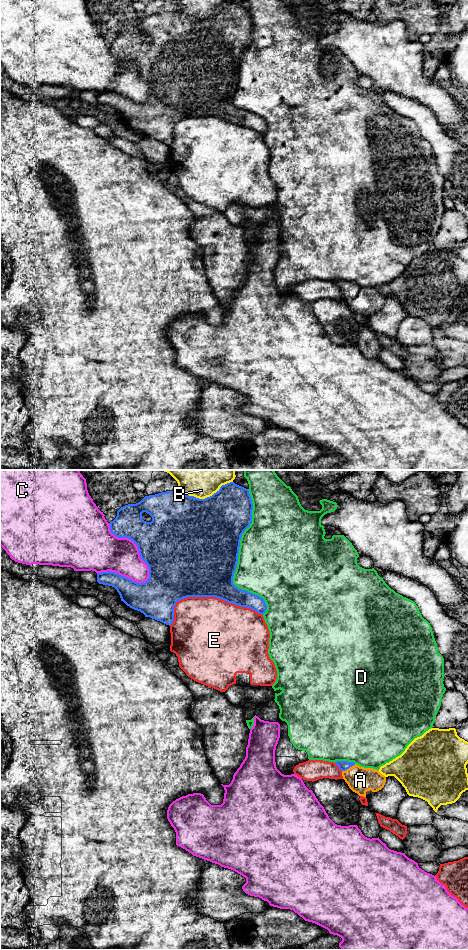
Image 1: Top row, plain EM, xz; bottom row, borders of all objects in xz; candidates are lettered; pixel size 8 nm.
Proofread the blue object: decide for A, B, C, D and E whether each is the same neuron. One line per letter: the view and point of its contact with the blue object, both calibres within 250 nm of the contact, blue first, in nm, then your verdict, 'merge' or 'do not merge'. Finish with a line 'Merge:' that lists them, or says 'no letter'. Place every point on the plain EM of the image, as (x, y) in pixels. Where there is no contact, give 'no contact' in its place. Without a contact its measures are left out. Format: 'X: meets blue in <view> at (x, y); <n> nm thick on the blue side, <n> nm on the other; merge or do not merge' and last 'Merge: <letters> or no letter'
A: meets blue in xz at (348, 288); 80 nm thick on the blue side, 200 nm on the other; merge
B: meets blue in xz at (205, 18); 500 nm thick on the blue side, 150 nm on the other; do not merge
C: meets blue in xz at (137, 66); 460 nm thick on the blue side, 300 nm on the other; do not merge
D: meets blue in xz at (237, 79); 500 nm thick on the blue side, 500 nm on the other; do not merge
E: meets blue in xz at (208, 116); 500 nm thick on the blue side, 500 nm on the other; do not merge
Merge: A

